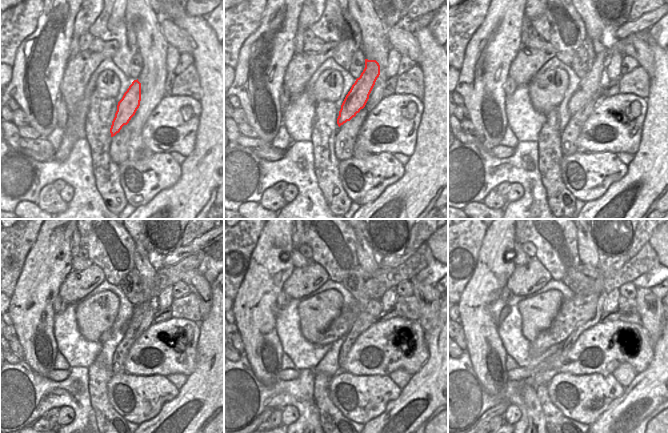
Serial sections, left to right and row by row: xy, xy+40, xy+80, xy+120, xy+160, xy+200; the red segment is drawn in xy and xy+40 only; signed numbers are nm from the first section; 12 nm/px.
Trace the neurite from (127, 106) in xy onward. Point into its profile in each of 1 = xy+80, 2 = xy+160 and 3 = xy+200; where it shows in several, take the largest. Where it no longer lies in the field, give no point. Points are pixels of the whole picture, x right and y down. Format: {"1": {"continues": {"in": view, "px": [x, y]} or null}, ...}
{"1": {"continues": {"in": "xy+80", "px": [590, 83]}}, "2": {"continues": {"in": "xy+160", "px": [365, 257]}}, "3": {"continues": {"in": "xy+200", "px": [588, 254]}}}

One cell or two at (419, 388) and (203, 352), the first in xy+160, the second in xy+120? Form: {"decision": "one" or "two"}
{"decision": "one"}

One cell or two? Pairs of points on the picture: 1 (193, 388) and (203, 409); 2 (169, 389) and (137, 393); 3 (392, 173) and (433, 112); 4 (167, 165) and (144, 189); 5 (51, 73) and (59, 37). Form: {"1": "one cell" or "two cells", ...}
{"1": "one cell", "2": "one cell", "3": "two cells", "4": "one cell", "5": "one cell"}

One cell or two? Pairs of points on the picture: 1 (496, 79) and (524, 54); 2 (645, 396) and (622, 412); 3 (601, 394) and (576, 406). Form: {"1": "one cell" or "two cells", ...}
{"1": "two cells", "2": "one cell", "3": "one cell"}

